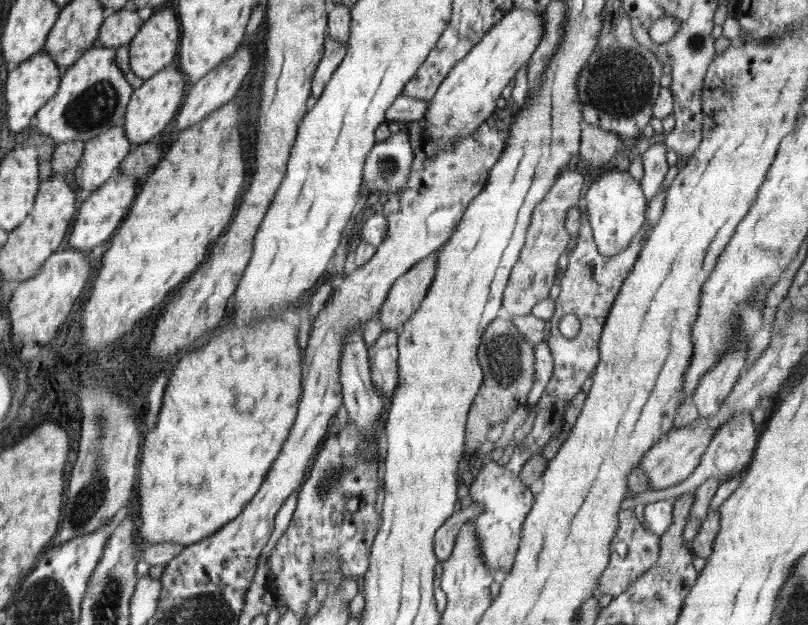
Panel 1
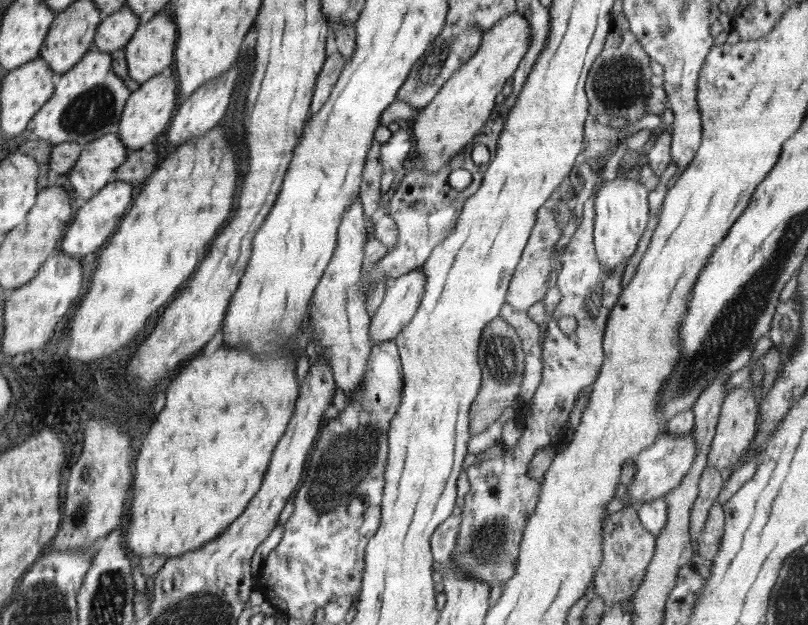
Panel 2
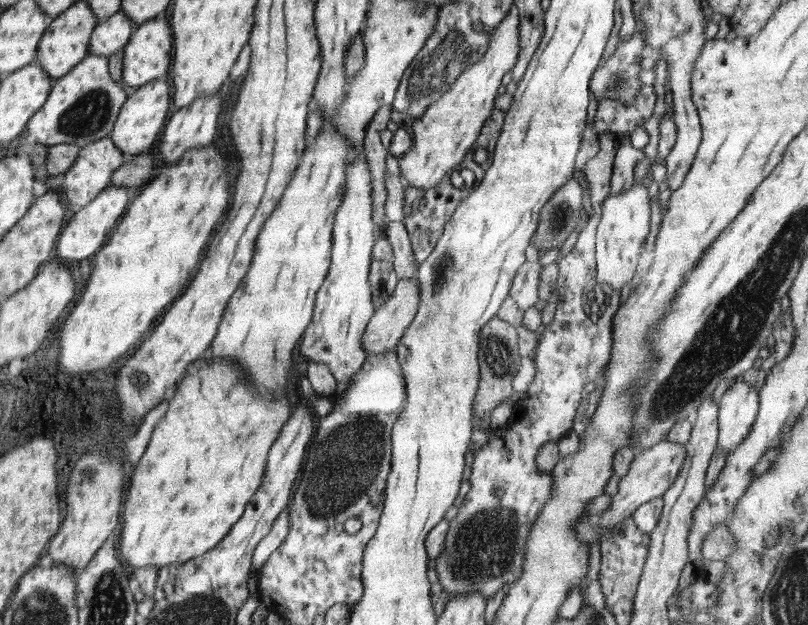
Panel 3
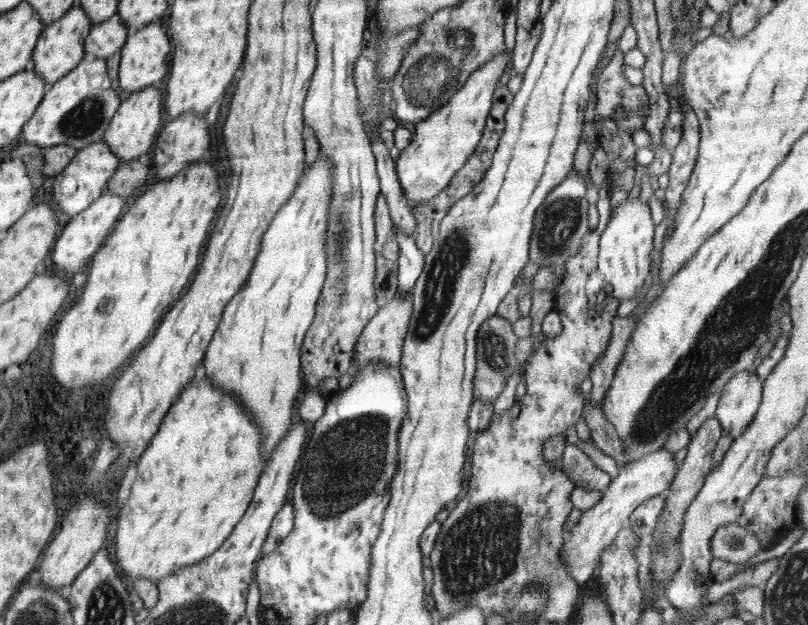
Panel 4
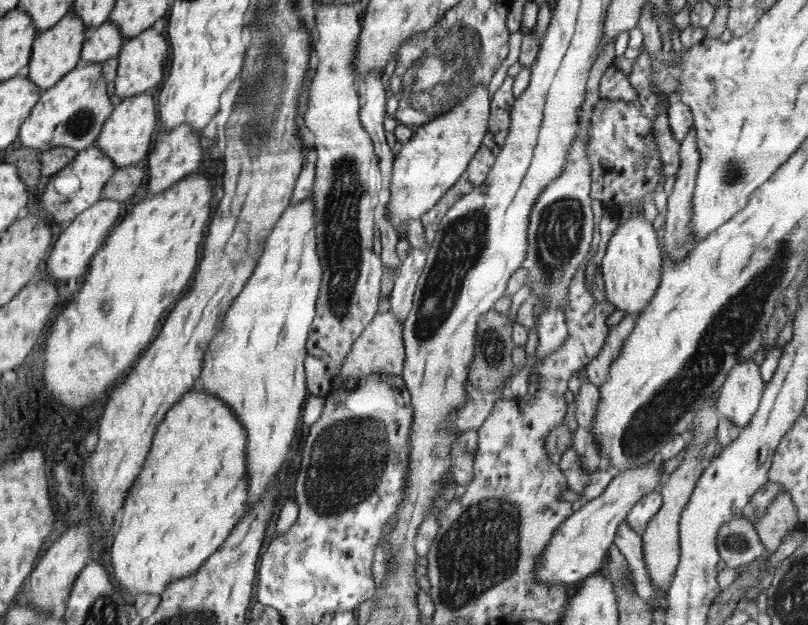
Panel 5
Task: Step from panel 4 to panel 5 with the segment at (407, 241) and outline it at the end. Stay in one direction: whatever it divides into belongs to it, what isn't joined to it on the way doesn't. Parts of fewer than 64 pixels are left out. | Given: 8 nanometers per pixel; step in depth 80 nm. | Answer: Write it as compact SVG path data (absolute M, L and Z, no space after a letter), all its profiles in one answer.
M410 247L406 258L399 266L399 272L392 290L390 308L396 313L402 324L412 308L416 285L426 261L427 252L425 250Z

